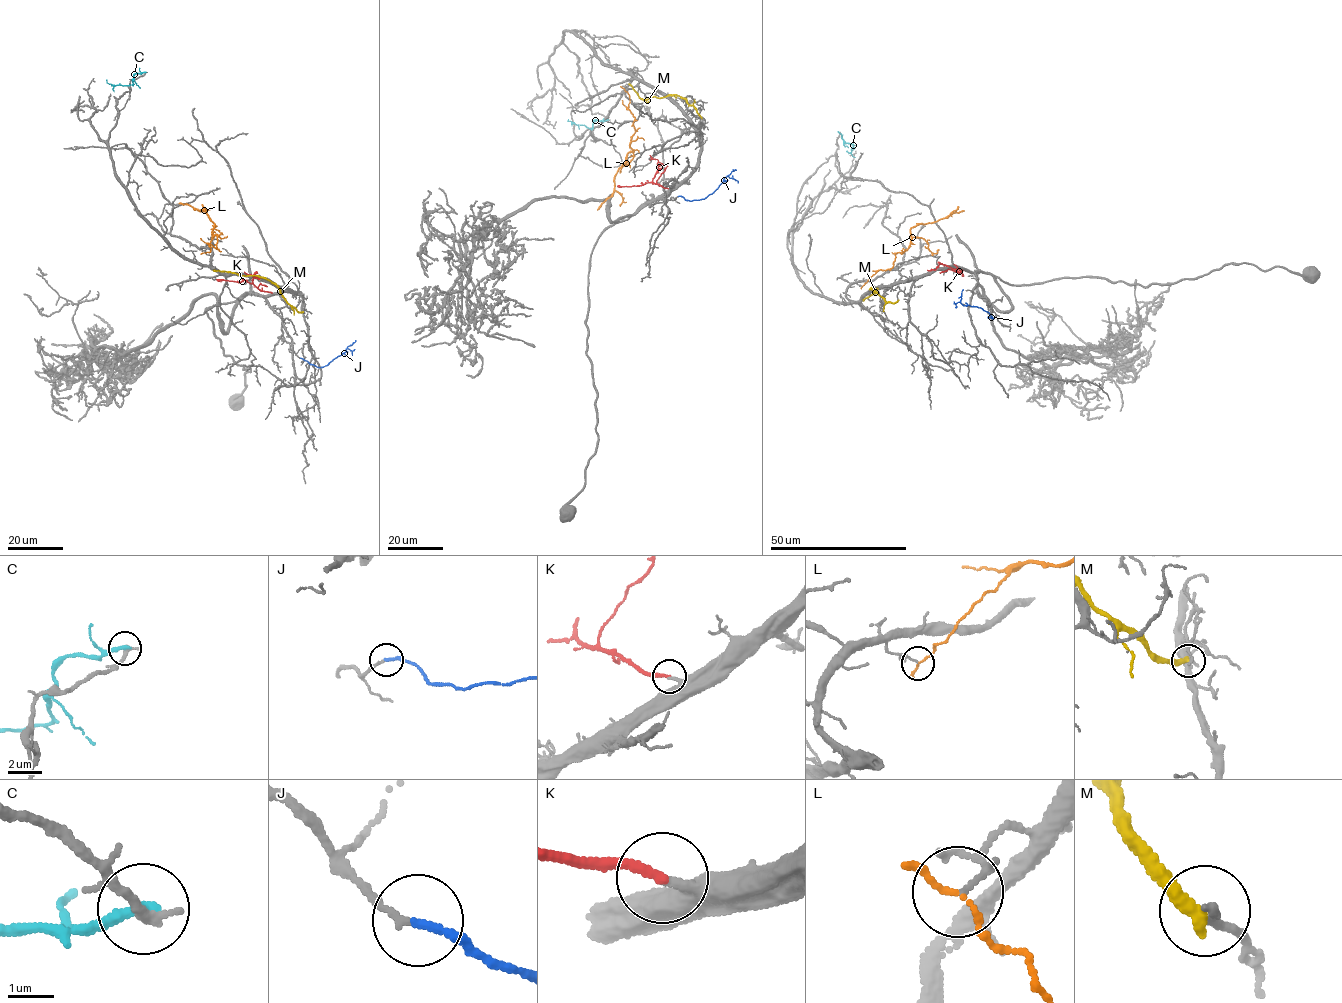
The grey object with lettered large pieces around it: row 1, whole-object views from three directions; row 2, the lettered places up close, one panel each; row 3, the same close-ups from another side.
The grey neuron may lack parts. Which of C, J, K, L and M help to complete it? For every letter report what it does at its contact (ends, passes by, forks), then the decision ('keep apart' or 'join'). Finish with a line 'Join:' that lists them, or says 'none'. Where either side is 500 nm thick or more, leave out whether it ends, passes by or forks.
C: it ends; keep apart
J: it ends; join
K: it ends; join
L: it passes by; keep apart
M: it ends; keep apart
Join: J, K

